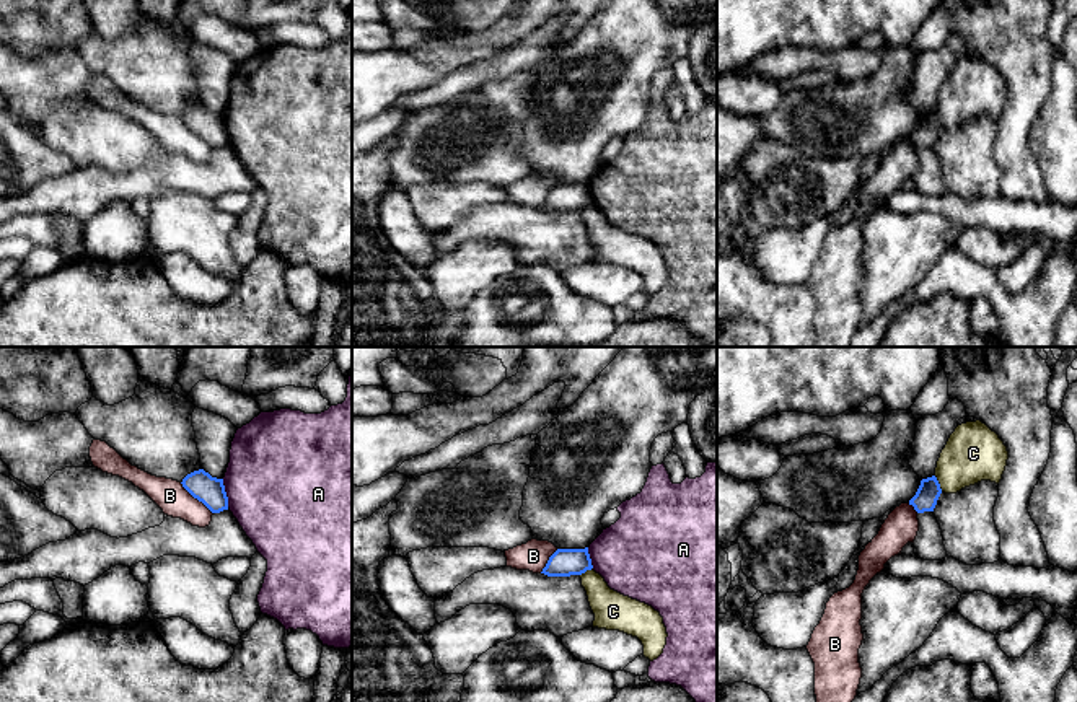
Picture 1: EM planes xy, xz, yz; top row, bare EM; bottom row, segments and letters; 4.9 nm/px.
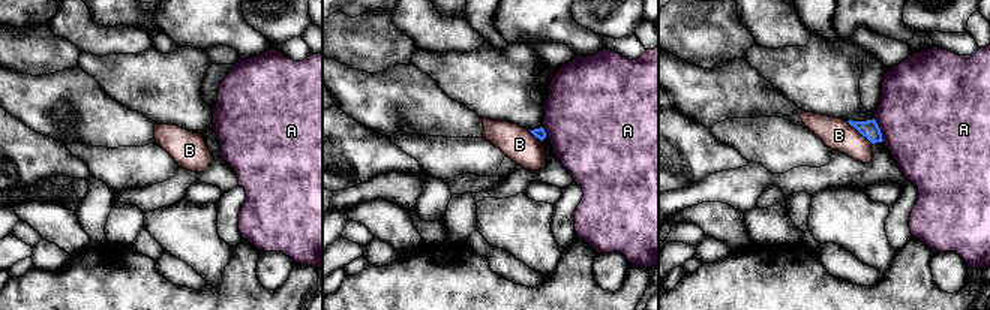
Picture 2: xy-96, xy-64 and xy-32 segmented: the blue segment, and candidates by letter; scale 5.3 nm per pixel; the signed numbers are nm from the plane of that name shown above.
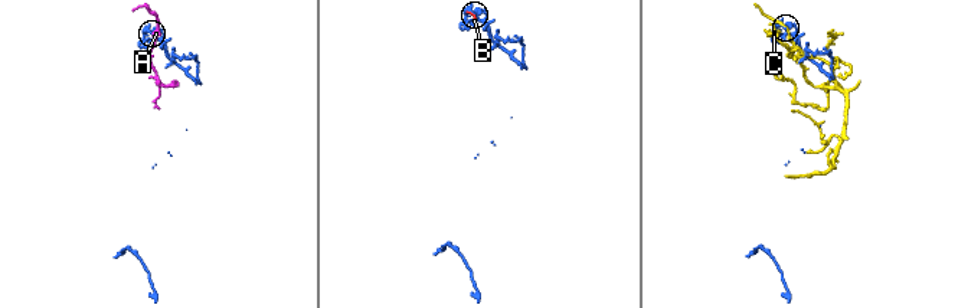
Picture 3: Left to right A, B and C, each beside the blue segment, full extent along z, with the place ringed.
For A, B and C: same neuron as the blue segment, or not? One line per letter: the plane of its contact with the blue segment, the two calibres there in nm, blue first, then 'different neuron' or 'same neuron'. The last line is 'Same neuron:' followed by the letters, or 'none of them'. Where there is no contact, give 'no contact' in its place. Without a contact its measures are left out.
A: contact in xy; calibres 140 and 480 nm; different neuron
B: contact in xy; calibres 140 and 160 nm; different neuron
C: contact in yz; calibres 120 and 280 nm; different neuron
Same neuron: none of them

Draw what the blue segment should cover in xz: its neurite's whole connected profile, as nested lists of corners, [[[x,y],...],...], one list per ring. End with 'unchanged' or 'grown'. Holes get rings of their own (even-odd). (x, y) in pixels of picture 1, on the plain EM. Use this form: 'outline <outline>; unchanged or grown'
outline [[[588,182],[585,184],[557,184],[547,195],[541,208],[547,212],[582,210],[591,205]]]; unchanged

